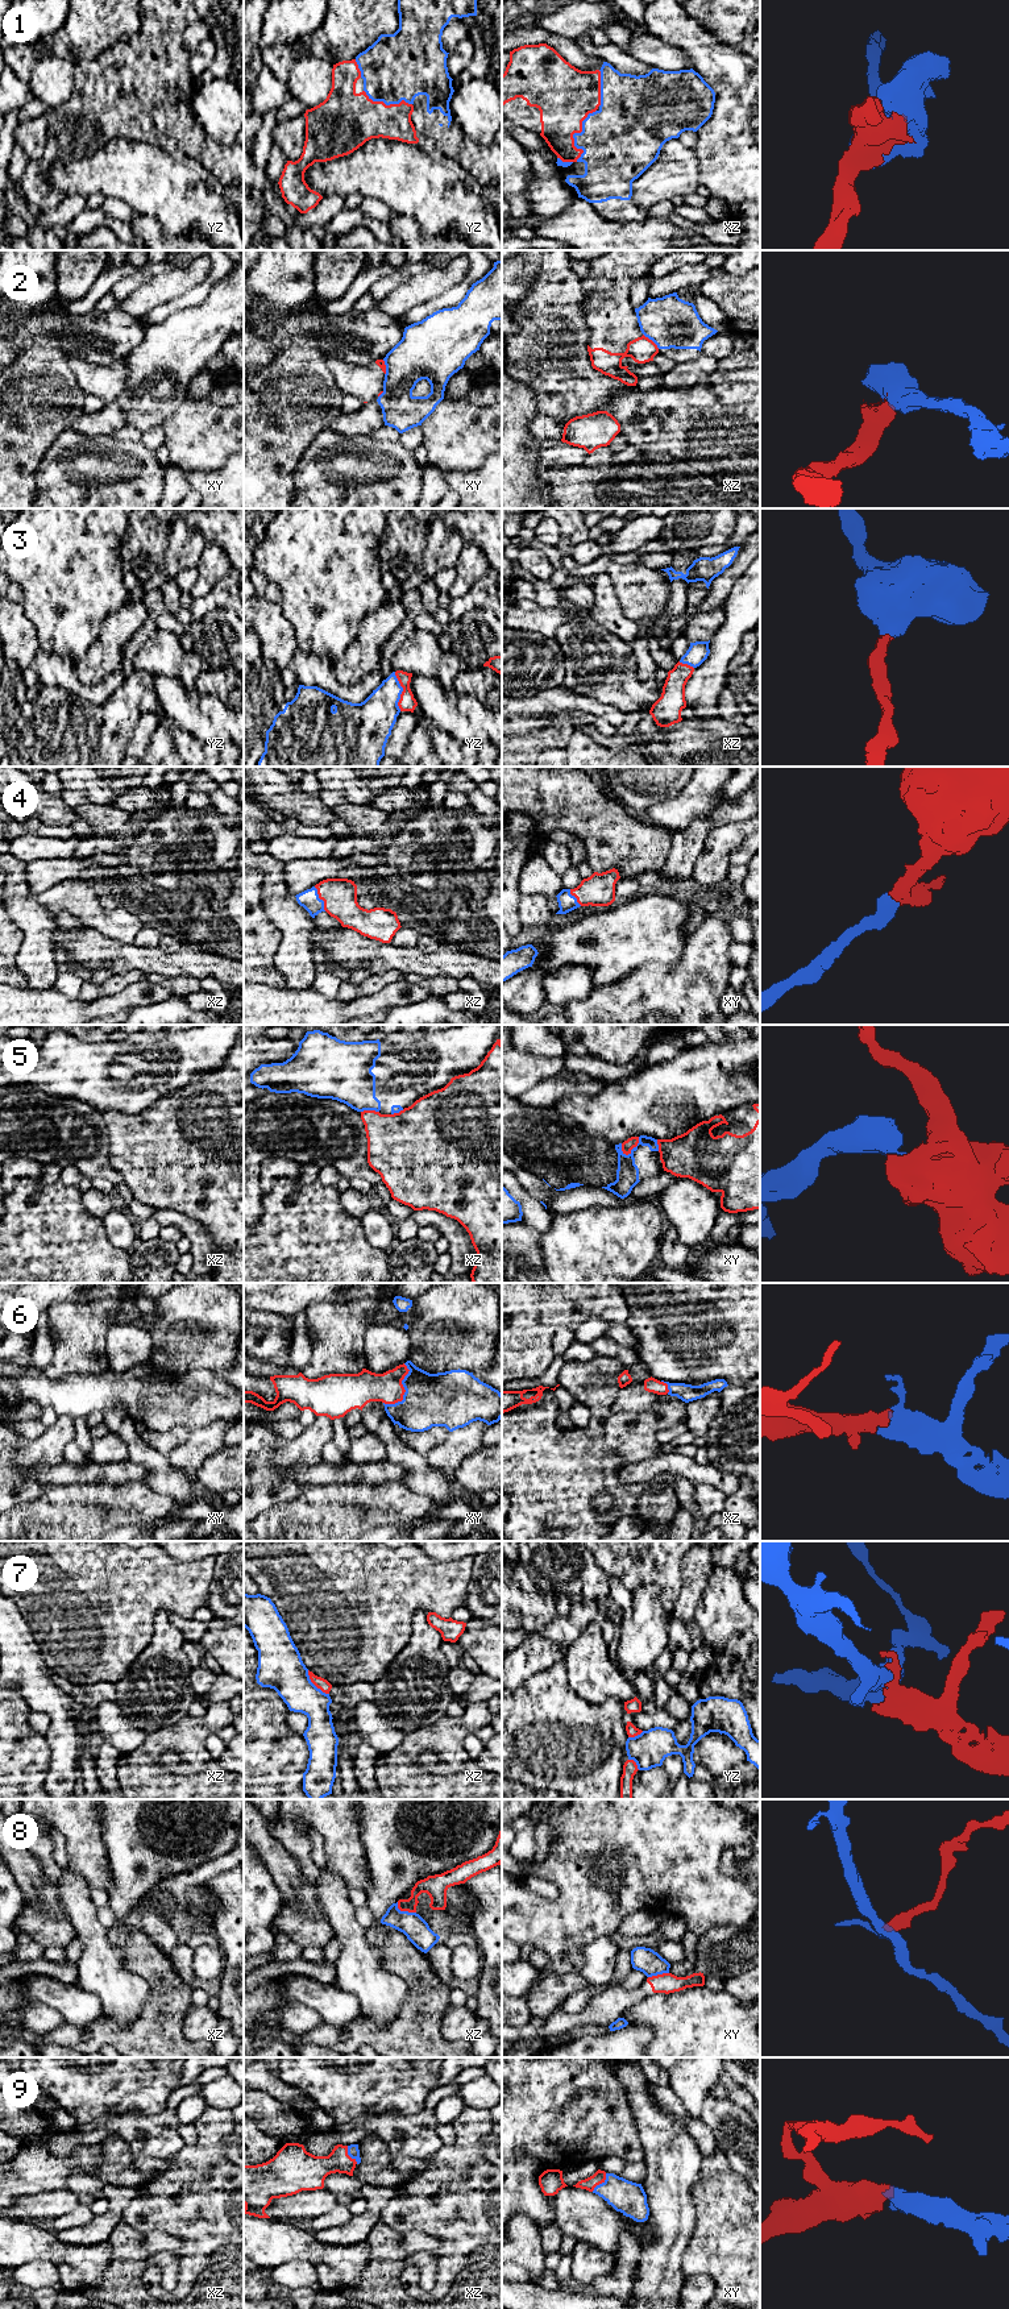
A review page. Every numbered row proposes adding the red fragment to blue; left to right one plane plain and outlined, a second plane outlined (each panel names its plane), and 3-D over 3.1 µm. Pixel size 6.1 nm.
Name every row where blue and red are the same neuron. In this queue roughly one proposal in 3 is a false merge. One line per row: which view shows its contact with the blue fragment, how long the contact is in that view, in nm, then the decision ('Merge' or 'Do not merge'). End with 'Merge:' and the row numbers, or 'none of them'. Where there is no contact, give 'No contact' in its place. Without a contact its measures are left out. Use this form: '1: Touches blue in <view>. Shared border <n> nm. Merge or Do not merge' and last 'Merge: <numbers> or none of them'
1: Touches blue in xz. Shared border 340 nm. Merge
2: Touches blue in xz. Shared border 140 nm. Do not merge
3: Touches blue in yz. Shared border 240 nm. Merge
4: Touches blue in xz. Shared border 170 nm. Merge
5: Touches blue in xy. Shared border 150 nm. Do not merge
6: Touches blue in xy. Shared border 280 nm. Merge
7: Touches blue in xz. Shared border 200 nm. Do not merge
8: Touches blue in xz. Shared border 140 nm. Do not merge
9: Touches blue in xy. Shared border 140 nm. Merge
Merge: 1, 3, 4, 6, 9

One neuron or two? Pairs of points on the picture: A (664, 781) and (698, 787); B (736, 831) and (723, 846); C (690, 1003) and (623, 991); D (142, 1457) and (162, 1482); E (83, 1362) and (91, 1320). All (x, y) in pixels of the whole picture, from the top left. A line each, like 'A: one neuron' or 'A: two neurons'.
A: two neurons
B: one neuron
C: one neuron
D: one neuron
E: one neuron

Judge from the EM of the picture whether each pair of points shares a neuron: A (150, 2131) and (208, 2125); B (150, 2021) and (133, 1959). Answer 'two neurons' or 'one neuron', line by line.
A: two neurons
B: one neuron

